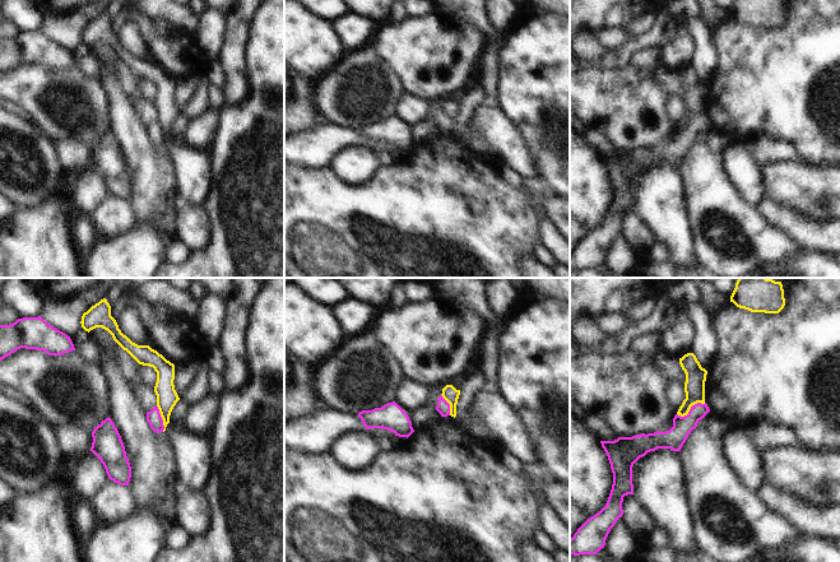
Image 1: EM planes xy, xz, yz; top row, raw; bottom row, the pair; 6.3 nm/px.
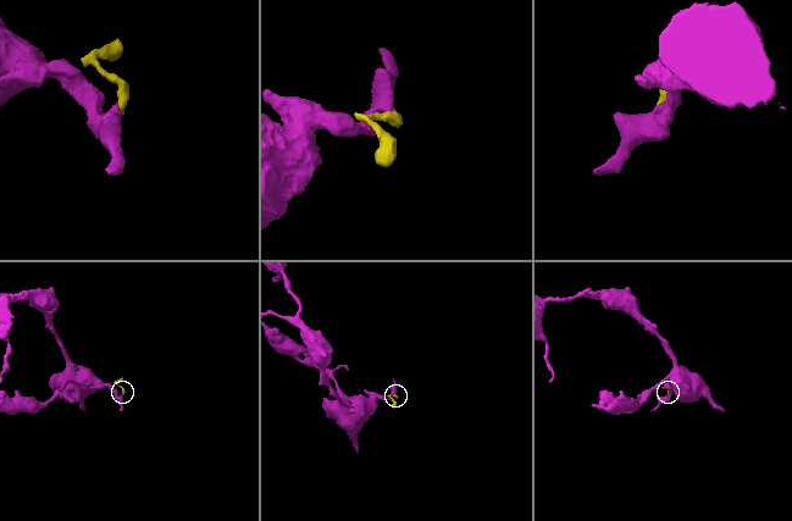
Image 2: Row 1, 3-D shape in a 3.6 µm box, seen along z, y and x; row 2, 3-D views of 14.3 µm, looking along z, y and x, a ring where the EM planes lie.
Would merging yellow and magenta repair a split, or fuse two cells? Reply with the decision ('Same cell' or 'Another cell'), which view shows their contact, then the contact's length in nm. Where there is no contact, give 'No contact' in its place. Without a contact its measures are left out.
Another cell. Touches yellow in yz. Shared border 200 nm.

